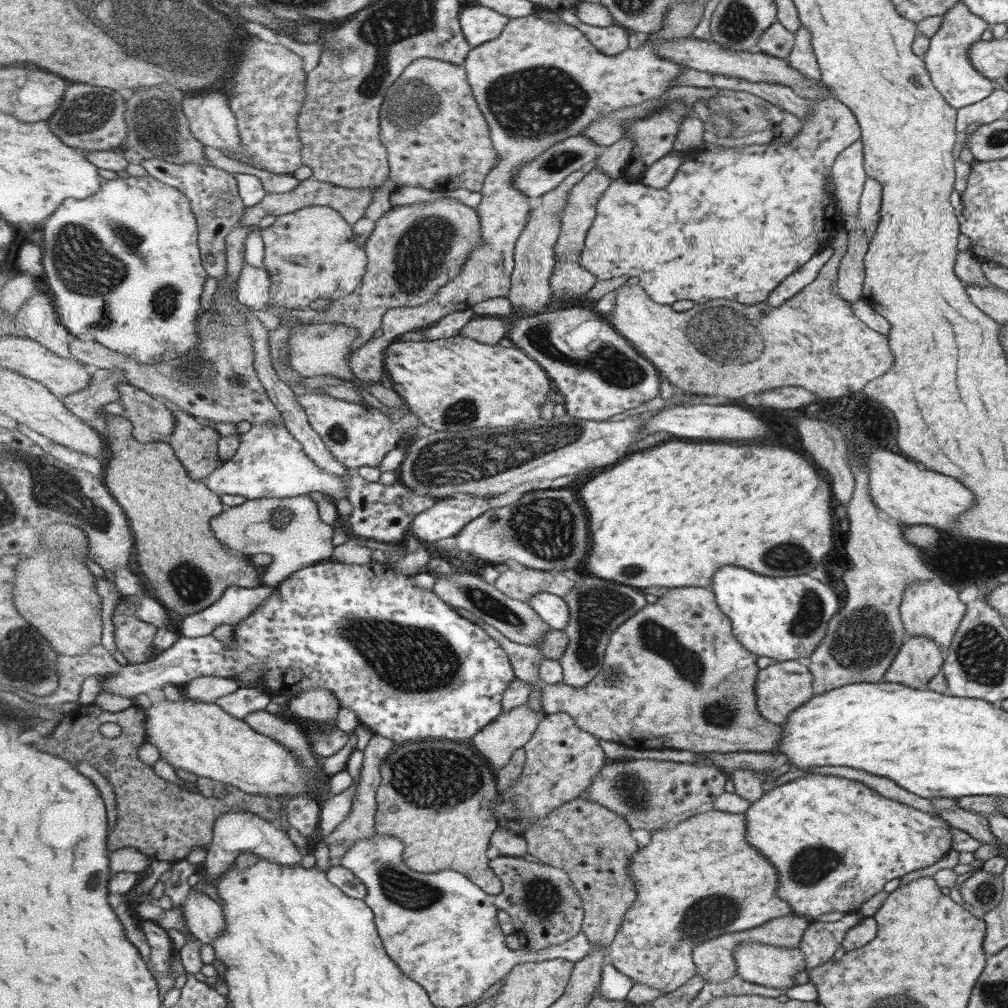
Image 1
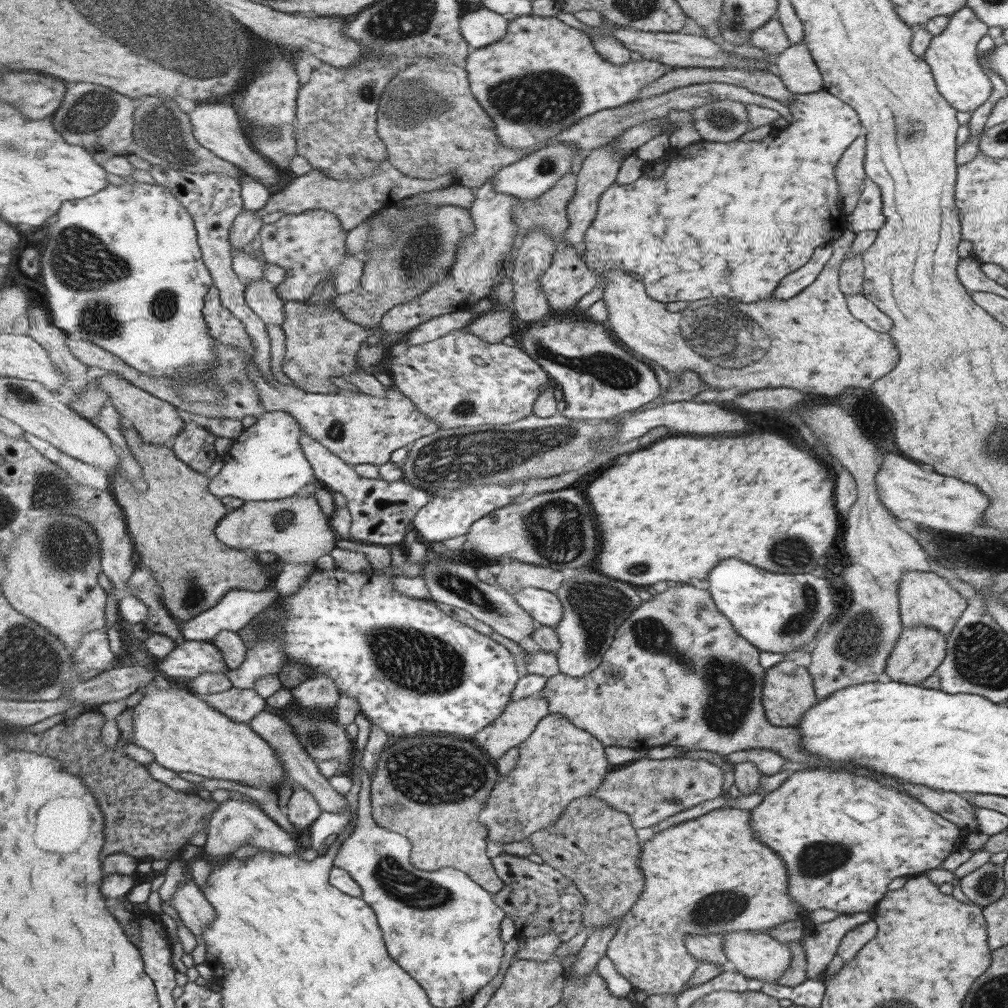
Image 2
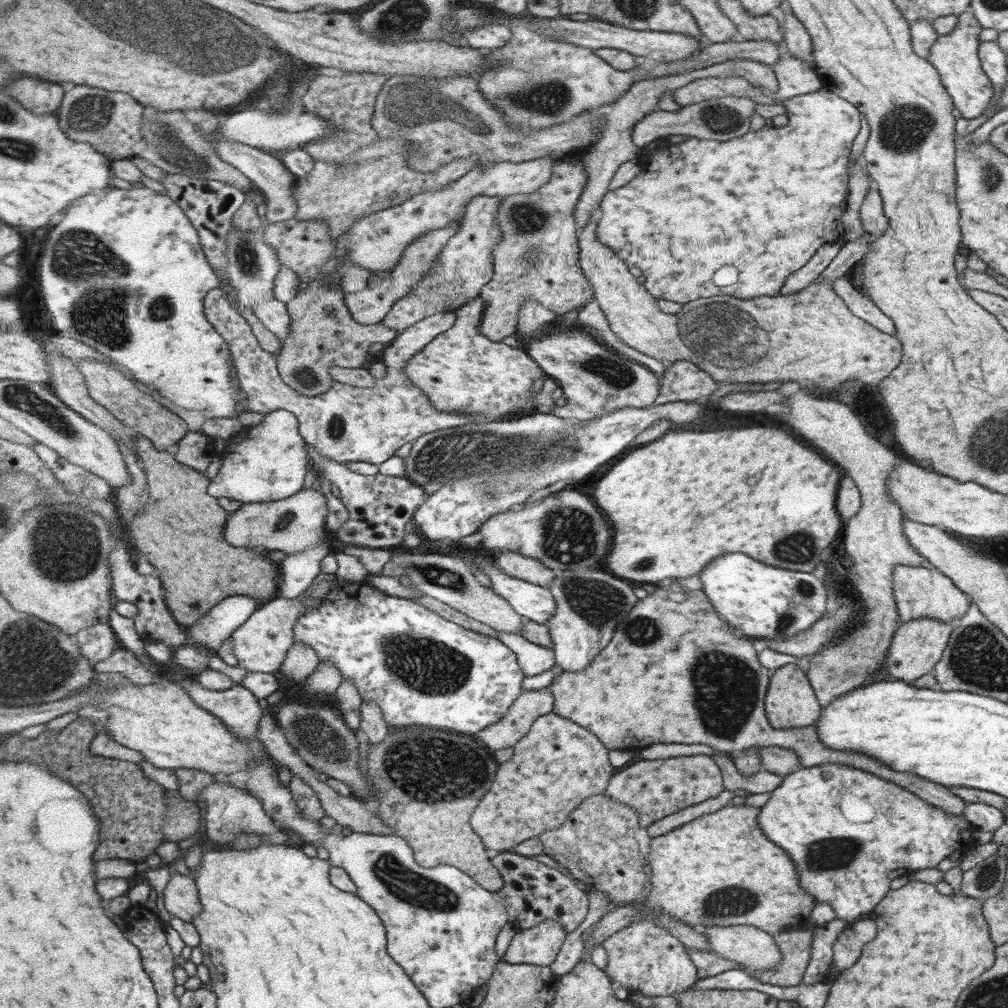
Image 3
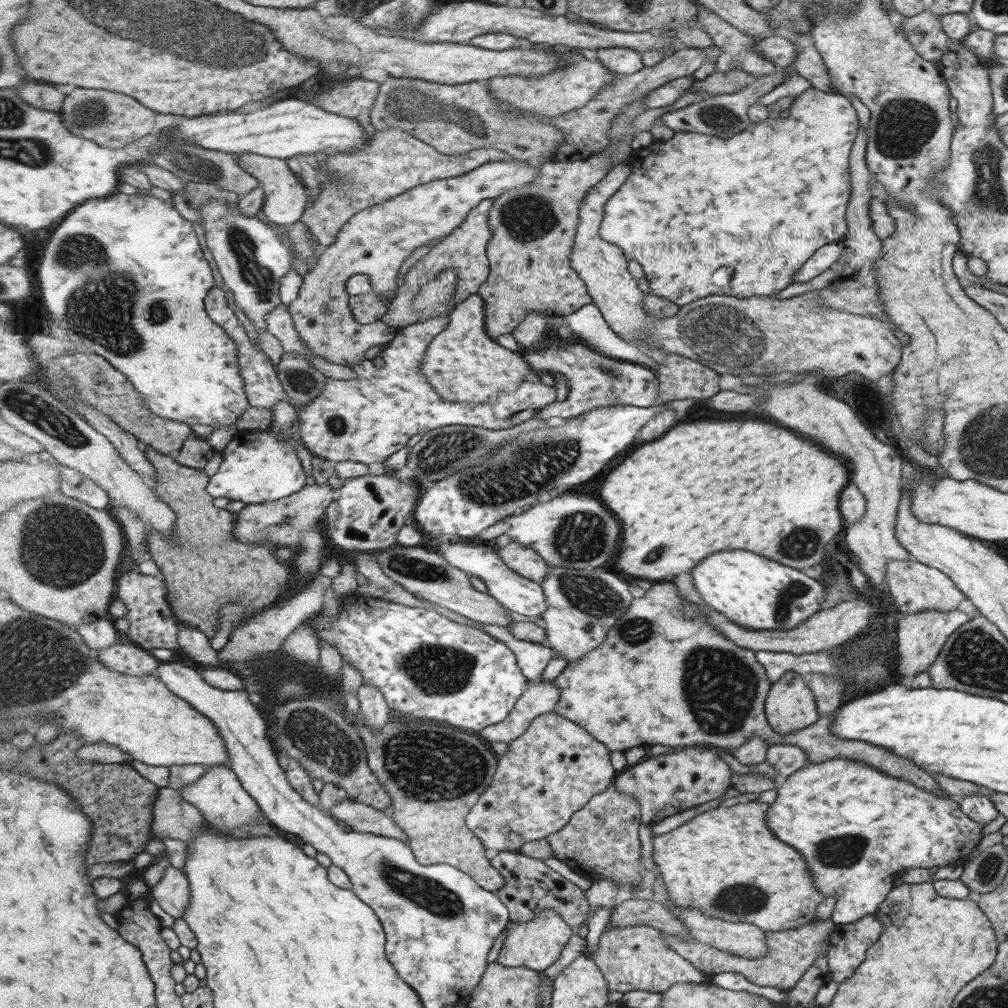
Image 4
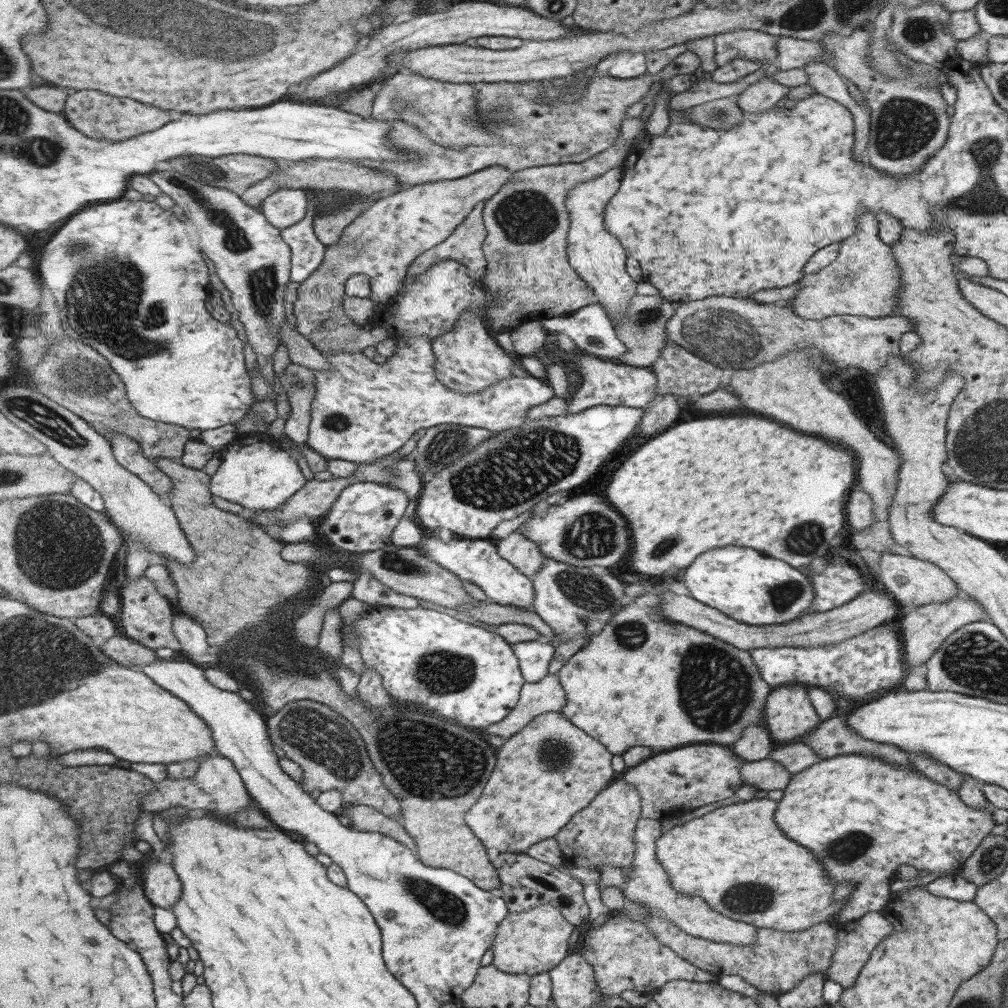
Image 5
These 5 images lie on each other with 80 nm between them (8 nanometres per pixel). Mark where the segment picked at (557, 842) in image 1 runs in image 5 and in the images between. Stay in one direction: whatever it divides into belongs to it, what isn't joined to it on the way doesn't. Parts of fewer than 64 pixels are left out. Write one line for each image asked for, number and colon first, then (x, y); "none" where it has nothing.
2: (596, 845)
3: (597, 844)
4: (603, 839)
5: (603, 834)

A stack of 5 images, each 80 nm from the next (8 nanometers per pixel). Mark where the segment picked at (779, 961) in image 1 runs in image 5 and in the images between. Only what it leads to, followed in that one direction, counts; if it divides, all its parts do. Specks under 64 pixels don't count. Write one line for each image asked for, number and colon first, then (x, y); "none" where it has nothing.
2: (755, 955)
3: (753, 949)
4: (746, 940)
5: (648, 882)

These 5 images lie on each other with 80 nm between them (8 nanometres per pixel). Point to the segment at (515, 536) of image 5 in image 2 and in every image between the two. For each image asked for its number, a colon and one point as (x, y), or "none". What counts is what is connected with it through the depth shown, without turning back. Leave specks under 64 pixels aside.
2: (514, 576)
3: (516, 565)
4: (523, 560)

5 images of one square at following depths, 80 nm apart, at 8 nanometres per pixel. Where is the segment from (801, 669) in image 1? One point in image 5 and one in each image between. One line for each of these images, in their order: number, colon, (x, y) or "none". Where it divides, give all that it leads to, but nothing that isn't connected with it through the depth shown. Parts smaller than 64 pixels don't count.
2: (787, 693)
3: (791, 702)
4: (790, 704)
5: (789, 712)

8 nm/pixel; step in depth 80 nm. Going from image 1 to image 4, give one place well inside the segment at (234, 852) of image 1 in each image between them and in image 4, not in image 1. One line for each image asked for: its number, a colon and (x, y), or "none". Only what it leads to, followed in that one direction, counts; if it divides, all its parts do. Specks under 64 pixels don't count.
2: (236, 823)
3: (230, 811)
4: (226, 804)

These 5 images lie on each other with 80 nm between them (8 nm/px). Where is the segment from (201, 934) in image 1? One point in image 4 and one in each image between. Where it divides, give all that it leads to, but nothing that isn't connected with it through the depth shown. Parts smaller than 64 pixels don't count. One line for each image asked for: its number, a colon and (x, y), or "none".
2: (196, 912)
3: (181, 898)
4: (173, 893)

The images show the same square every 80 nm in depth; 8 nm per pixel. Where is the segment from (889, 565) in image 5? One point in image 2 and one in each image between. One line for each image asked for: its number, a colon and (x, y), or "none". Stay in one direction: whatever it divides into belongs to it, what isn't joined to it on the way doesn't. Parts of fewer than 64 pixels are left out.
2: (924, 599)
3: (918, 592)
4: (915, 587)

